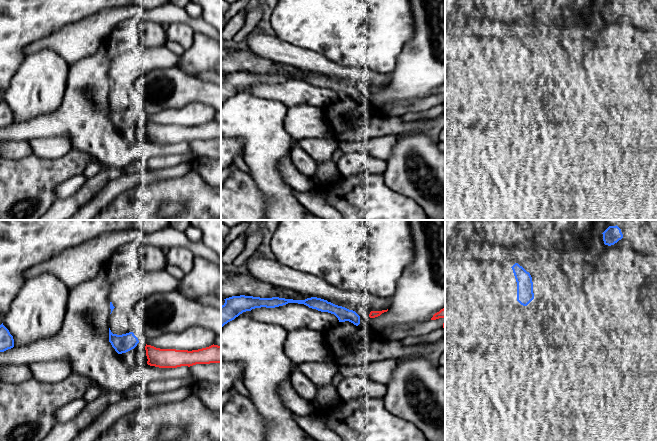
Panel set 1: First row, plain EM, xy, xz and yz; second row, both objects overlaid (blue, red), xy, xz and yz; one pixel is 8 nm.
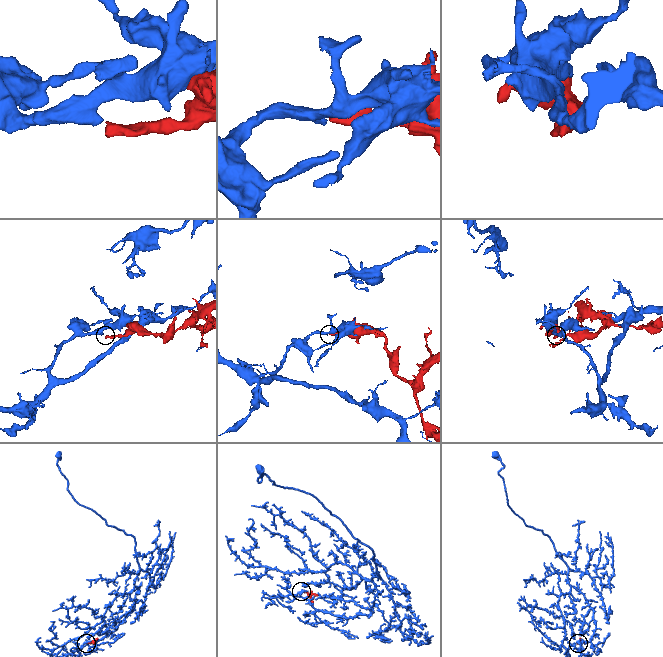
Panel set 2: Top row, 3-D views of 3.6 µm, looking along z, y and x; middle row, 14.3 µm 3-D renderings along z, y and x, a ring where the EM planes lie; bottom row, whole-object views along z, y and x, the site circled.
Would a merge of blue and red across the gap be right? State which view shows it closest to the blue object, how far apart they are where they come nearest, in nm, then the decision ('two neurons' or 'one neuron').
xy | 60 nm | two neurons

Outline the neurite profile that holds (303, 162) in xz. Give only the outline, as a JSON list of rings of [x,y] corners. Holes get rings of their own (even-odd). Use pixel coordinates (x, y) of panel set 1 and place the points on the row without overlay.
[[[300,146],[291,147],[290,159],[302,174],[314,177],[318,164]]]

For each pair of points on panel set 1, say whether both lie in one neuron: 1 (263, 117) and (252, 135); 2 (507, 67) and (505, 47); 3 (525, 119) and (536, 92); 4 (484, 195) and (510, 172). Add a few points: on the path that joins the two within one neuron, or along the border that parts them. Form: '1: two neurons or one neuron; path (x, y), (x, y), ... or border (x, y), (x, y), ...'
1: one neuron; path (259, 121), (259, 128), (256, 131)
2: one neuron; path (507, 62), (505, 52)
3: one neuron; path (527, 112), (527, 105), (531, 99)
4: two neurons; border (523, 171), (514, 182), (507, 182), (499, 177)

